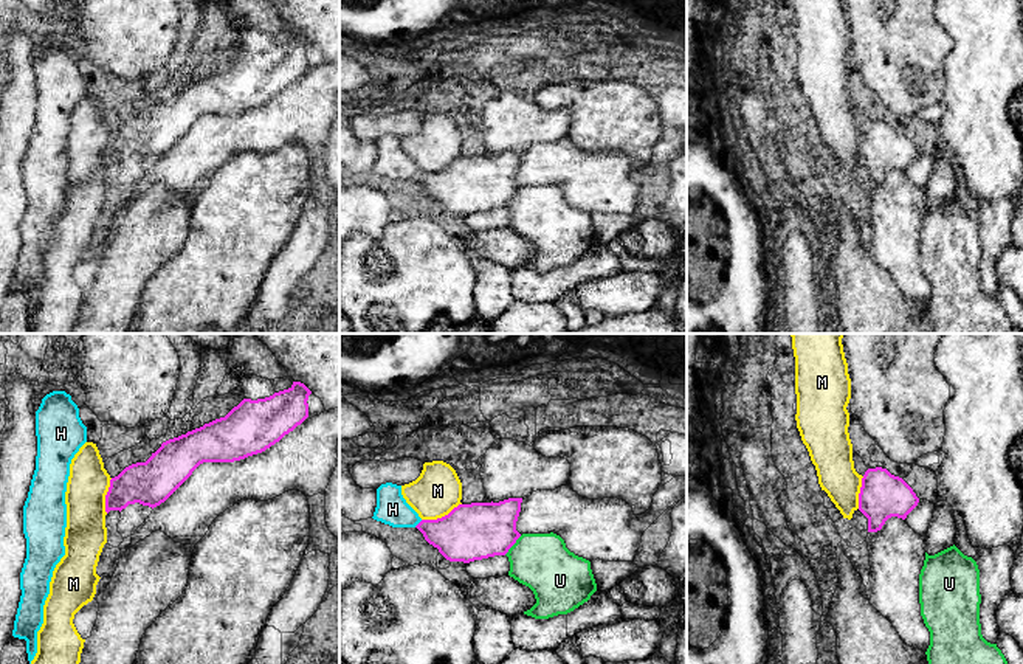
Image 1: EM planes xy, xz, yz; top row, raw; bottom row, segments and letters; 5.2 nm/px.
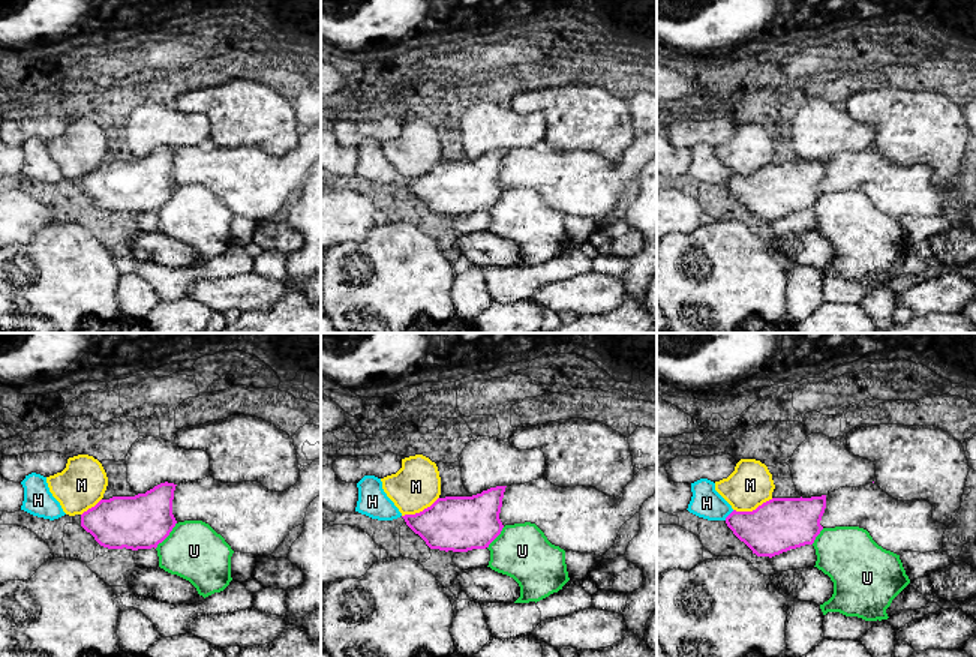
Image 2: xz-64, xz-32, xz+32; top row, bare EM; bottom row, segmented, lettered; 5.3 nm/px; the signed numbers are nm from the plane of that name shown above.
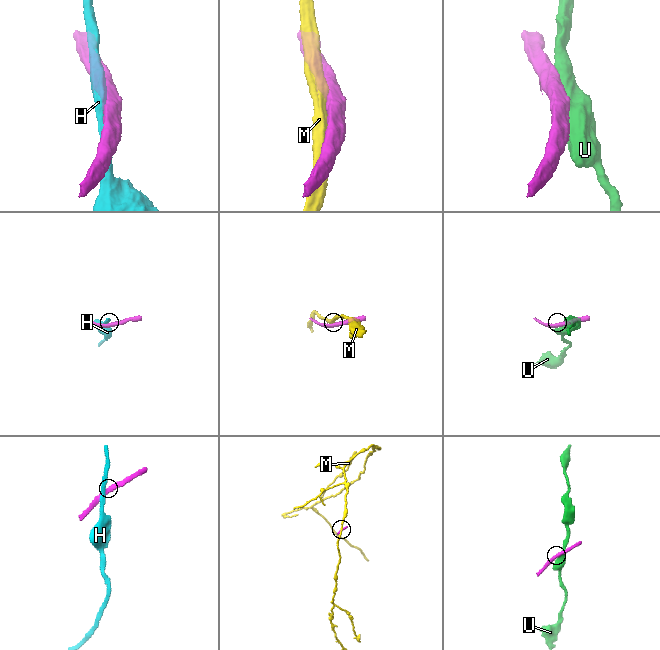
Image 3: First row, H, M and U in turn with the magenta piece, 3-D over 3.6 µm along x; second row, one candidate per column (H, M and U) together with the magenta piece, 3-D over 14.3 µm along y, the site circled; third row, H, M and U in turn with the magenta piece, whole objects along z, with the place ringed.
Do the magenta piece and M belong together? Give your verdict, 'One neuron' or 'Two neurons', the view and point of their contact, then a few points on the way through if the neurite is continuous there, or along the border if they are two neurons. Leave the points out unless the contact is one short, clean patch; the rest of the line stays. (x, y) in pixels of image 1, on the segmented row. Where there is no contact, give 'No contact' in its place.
Two neurons. Touches magenta at xz (442, 517). Boundary: xz (461, 503), (440, 517), (422, 520)

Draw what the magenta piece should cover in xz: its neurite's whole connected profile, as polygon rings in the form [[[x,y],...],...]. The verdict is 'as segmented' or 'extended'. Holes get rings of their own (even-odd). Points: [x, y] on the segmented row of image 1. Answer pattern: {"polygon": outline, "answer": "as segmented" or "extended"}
{"polygon": [[[522,498],[499,503],[459,504],[437,520],[422,520],[415,527],[450,562],[470,563],[505,555],[521,534],[516,521]]], "answer": "as segmented"}

